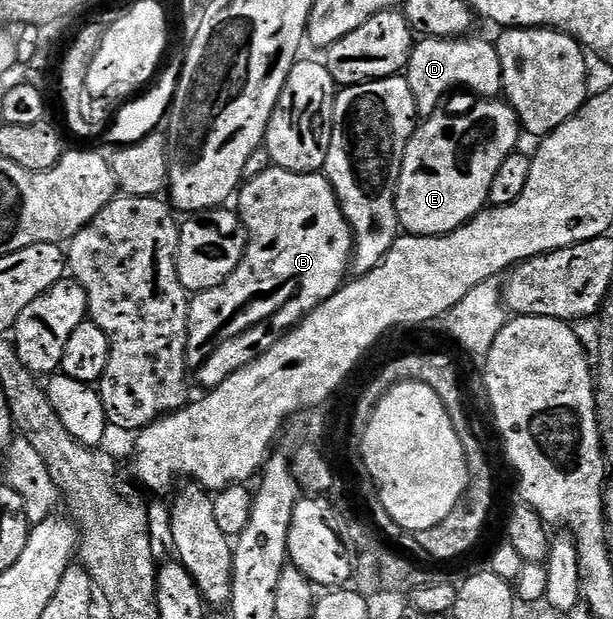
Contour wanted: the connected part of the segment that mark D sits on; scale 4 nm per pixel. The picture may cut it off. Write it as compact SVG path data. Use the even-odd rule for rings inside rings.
M474 34L465 38L432 36L415 43L410 60L404 69L408 86L412 90L419 117L433 116L439 111L442 99L453 88L467 88L478 98L494 98L502 92L502 71L497 47L486 40L477 40Z

